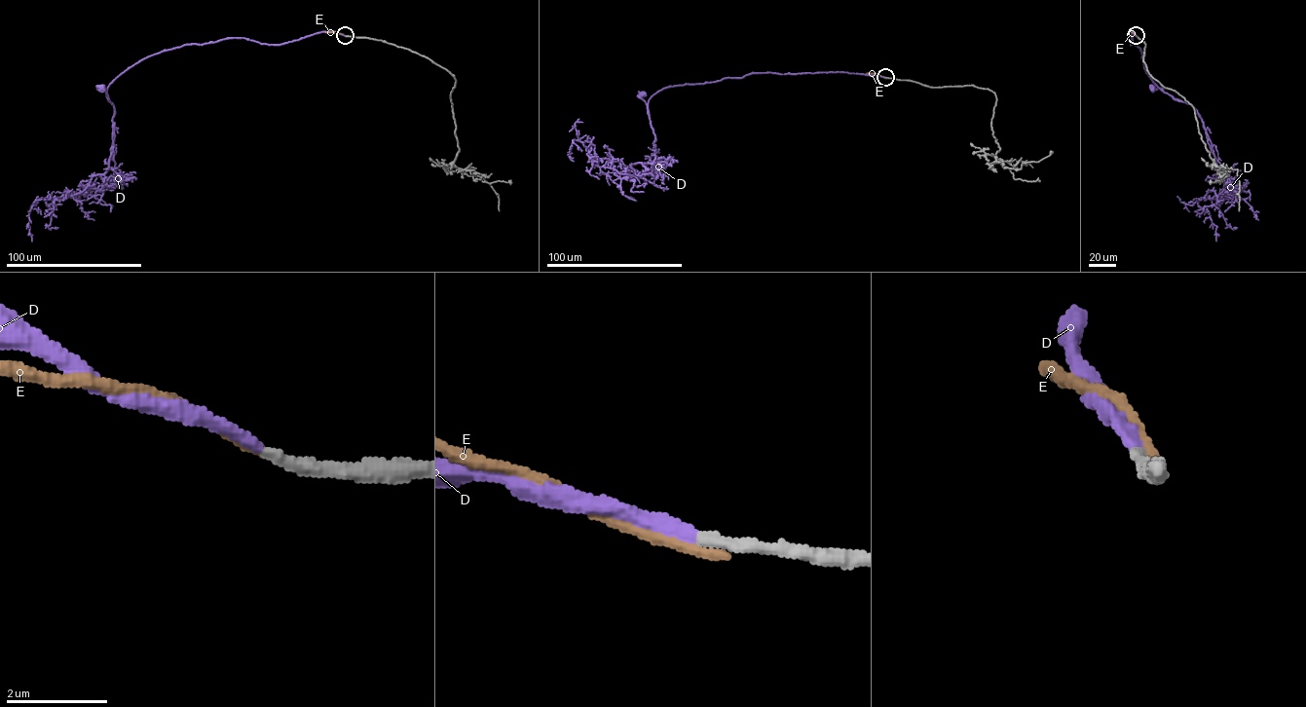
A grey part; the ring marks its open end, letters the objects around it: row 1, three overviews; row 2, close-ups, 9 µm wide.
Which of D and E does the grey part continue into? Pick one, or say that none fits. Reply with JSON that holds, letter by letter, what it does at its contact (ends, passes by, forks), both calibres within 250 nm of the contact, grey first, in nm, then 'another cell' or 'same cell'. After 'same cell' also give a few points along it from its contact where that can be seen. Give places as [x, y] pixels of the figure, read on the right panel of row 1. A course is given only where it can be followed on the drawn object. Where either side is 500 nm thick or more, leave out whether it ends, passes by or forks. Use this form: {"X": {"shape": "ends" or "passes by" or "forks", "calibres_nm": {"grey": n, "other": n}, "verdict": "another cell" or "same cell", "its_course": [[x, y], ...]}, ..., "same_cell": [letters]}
{"D": {"shape": "ends", "calibres_nm": {"grey": 240, "other": 240}, "verdict": "same cell", "its_course": [[1136, 35], [1132, 32], [1131, 45], [1132, 38], [1131, 42], [1141, 51], [1144, 68], [1163, 91], [1151, 88]]}, "E": {"shape": "ends", "calibres_nm": {"grey": 300, "other": 200}, "verdict": "another cell"}, "same_cell": ["D"]}

